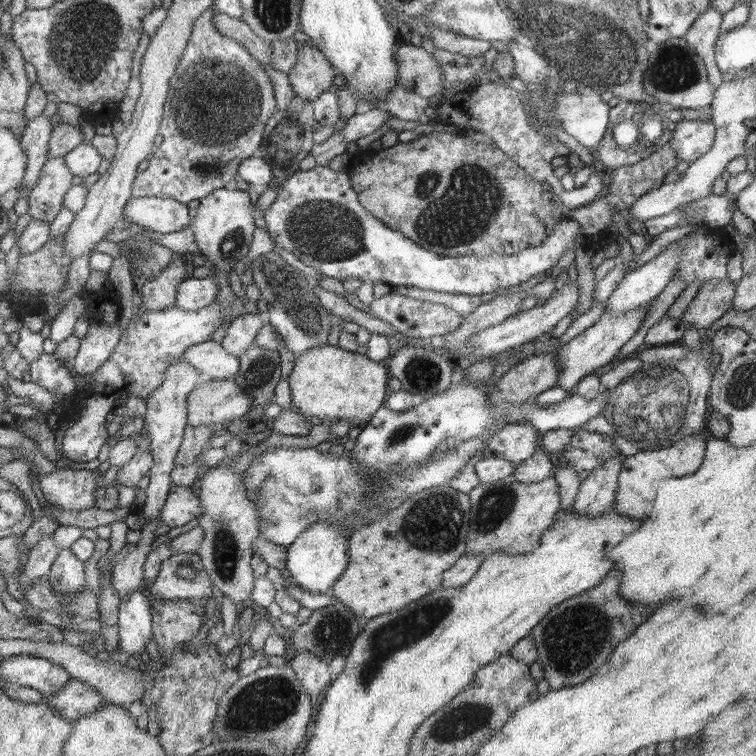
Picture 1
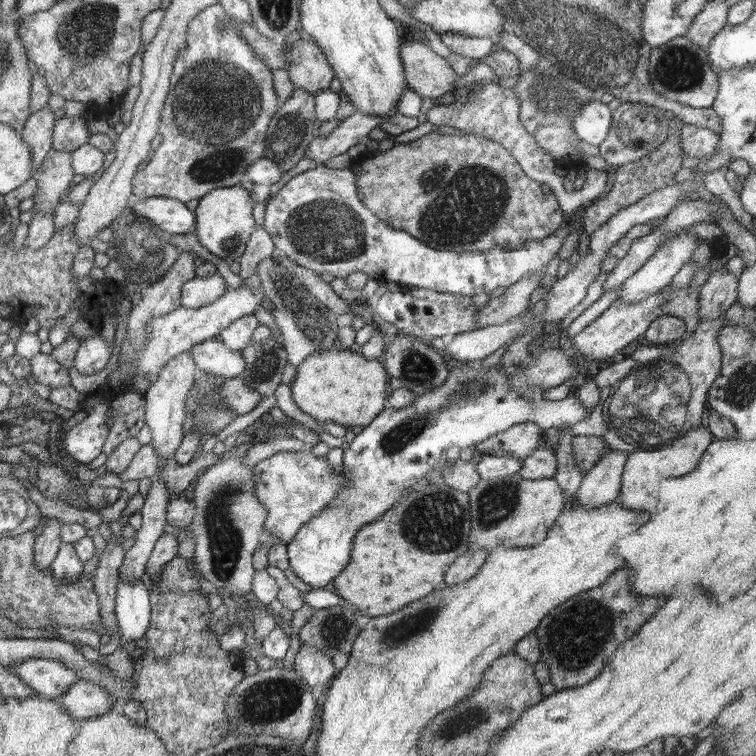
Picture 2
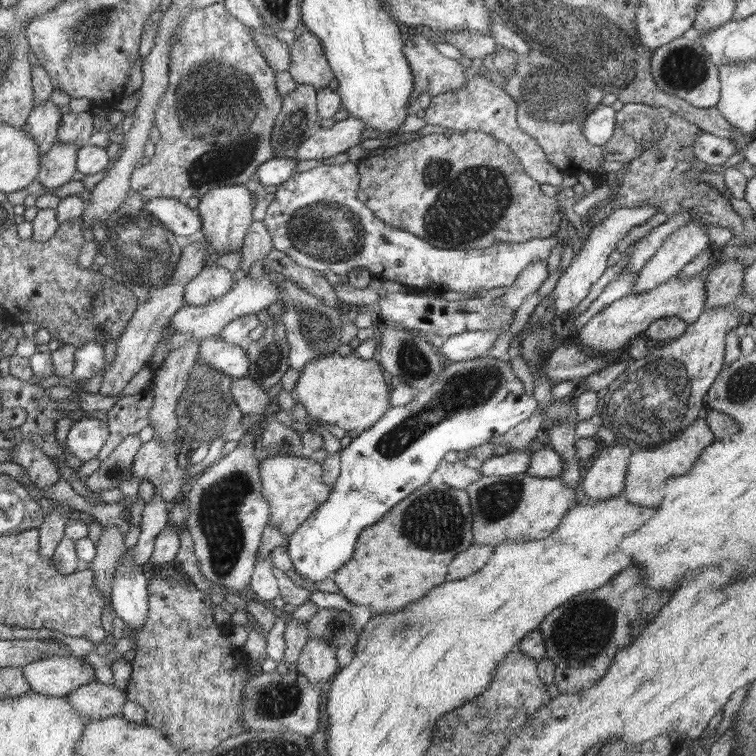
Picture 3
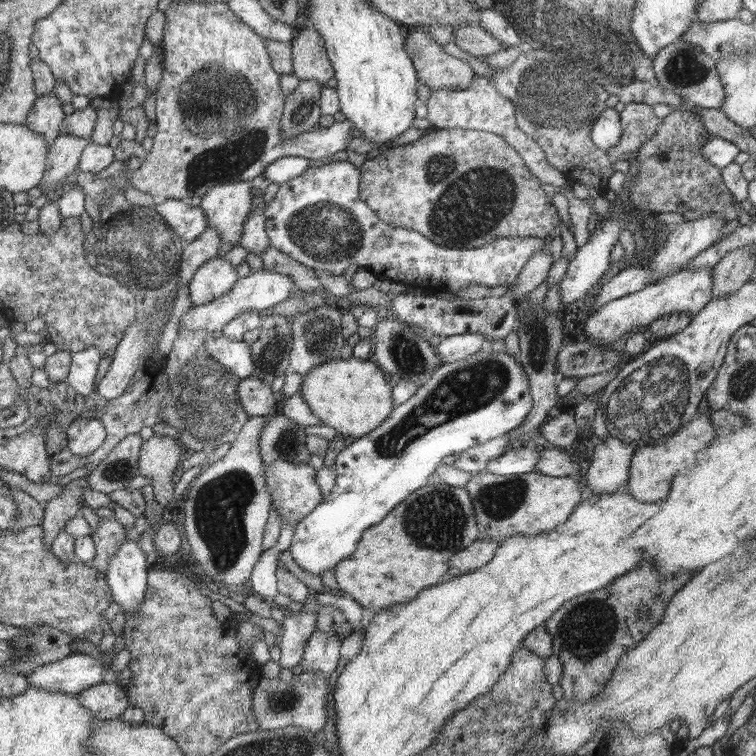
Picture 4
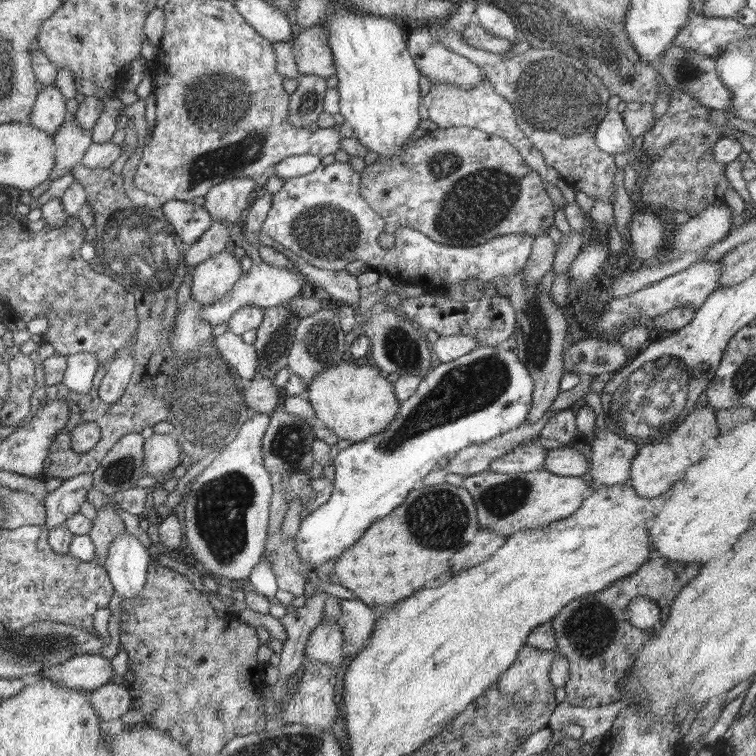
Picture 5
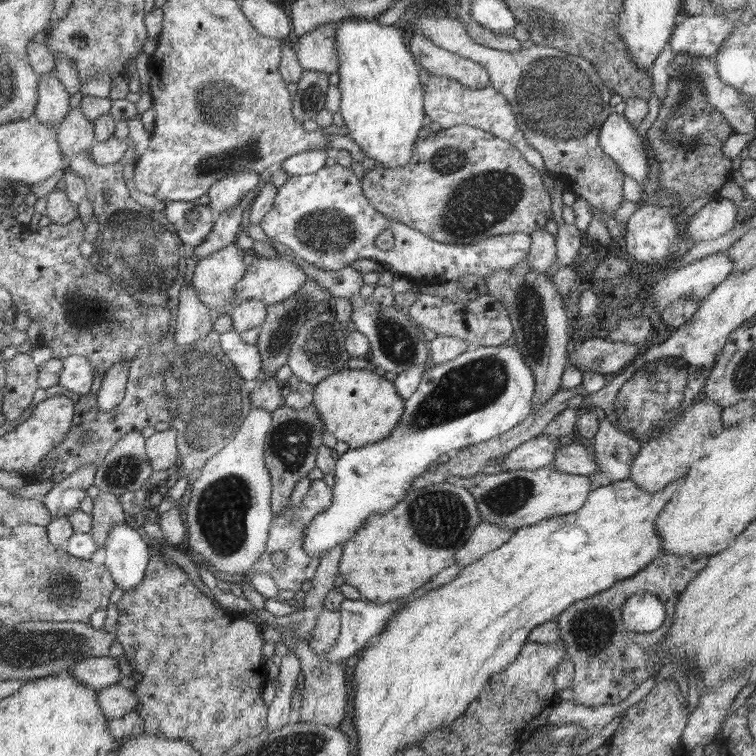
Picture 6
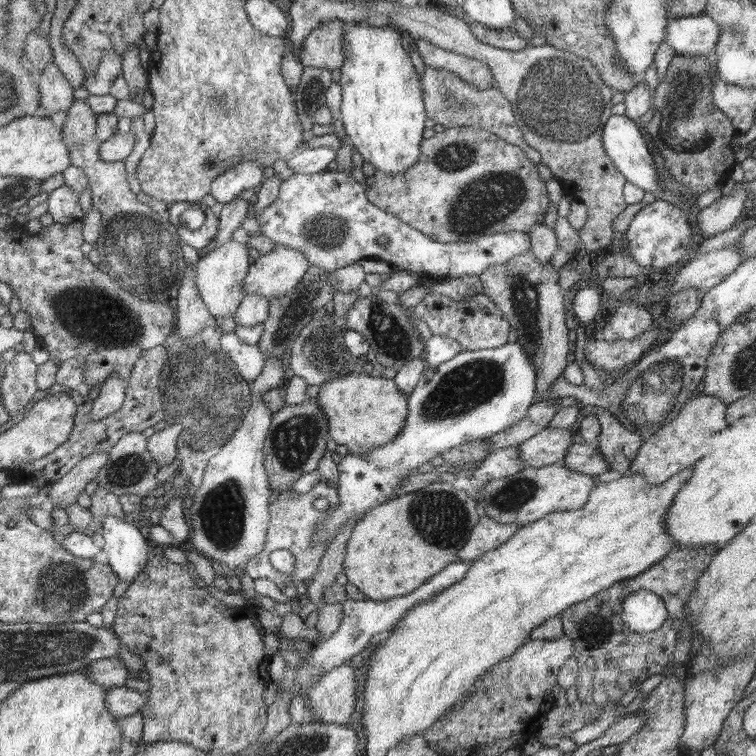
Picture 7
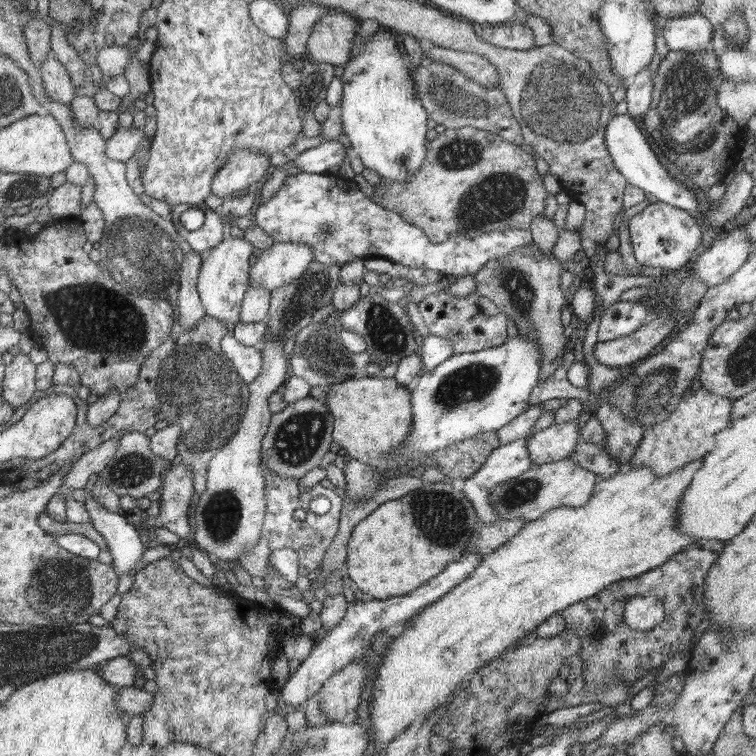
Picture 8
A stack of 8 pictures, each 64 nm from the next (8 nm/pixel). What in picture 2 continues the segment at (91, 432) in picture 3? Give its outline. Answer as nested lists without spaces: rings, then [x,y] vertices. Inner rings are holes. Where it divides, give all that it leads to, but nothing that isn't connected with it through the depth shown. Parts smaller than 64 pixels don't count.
[[[95,403],[91,409],[86,410],[86,418],[84,418],[80,424],[76,424],[71,430],[68,430],[63,442],[65,449],[68,450],[73,460],[88,464],[103,452],[107,435],[105,424],[107,414],[106,403]]]

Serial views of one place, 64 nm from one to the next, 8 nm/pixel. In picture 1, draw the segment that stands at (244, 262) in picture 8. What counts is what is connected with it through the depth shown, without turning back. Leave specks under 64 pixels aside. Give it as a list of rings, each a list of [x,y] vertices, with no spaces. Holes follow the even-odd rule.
[[[188,278],[178,286],[175,306],[182,310],[196,312],[215,302],[218,285],[212,278]]]

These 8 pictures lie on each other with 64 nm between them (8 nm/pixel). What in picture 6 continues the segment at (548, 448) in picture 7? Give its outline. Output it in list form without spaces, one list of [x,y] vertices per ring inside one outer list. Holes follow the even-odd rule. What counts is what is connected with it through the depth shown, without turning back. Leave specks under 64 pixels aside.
[[[540,434],[518,446],[504,457],[503,470],[540,470],[550,466],[555,452],[561,447],[554,444],[554,439],[557,438]]]

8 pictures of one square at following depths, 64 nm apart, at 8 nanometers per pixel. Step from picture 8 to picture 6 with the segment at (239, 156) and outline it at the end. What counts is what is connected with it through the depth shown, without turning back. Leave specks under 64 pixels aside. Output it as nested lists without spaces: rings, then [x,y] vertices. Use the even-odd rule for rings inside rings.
[[[242,171],[222,178],[209,191],[210,204],[207,206],[215,216],[221,216],[226,211],[246,204],[244,196],[251,190],[258,190],[261,185],[260,174],[256,171]]]

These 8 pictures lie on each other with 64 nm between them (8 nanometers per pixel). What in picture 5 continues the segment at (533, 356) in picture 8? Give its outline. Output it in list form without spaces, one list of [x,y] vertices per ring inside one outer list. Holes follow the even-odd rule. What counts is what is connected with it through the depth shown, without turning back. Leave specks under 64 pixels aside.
[[[479,345],[452,362],[436,363],[420,381],[417,391],[401,403],[397,417],[388,428],[340,450],[333,460],[335,476],[328,502],[308,516],[303,516],[293,538],[298,556],[314,570],[329,560],[337,560],[345,550],[357,544],[372,522],[388,516],[413,490],[422,487],[423,479],[433,472],[438,460],[452,456],[467,446],[502,437],[526,422],[533,401],[533,388],[528,367],[514,350],[506,346]]]

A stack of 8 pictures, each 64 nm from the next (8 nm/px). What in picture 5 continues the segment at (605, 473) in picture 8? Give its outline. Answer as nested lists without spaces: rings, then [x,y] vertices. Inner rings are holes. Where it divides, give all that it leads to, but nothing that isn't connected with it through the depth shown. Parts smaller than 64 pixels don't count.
[[[574,445],[547,450],[542,469],[550,471],[550,474],[570,477],[580,477],[589,470],[588,460]]]

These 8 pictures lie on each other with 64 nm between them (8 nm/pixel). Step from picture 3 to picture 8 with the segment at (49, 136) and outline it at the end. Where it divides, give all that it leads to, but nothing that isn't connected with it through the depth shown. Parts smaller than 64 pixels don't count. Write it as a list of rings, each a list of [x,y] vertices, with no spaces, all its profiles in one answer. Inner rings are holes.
[[[50,54],[39,67],[39,71],[49,98],[62,104],[70,104],[76,96],[77,87],[71,81],[66,67]]]

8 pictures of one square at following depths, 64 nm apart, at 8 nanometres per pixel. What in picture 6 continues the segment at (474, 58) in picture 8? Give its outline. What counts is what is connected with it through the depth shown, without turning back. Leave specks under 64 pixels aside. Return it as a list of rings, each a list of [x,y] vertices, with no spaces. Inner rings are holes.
[[[412,33],[410,50],[430,76],[446,76],[472,90],[490,86],[489,73],[481,63],[439,47],[422,33]]]

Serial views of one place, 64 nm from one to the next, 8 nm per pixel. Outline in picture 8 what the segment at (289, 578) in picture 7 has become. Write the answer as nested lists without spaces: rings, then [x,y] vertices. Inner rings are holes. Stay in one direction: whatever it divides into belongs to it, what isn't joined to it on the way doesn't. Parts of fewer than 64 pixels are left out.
[[[264,458],[262,459],[262,468],[267,482],[266,498],[268,498],[263,538],[261,538],[257,546],[245,548],[245,552],[238,558],[238,563],[246,572],[249,572],[251,577],[262,577],[269,572],[269,554],[274,550],[291,548],[301,555],[298,561],[299,576],[307,576],[312,570],[316,570],[321,565],[325,551],[337,533],[343,498],[335,490],[327,489],[320,483],[303,495],[297,485],[300,478],[281,477],[277,472],[268,470]],[[318,497],[326,497],[330,500],[331,510],[328,514],[319,515],[310,509],[310,501]],[[298,508],[305,510],[306,518],[304,520],[294,519],[294,511],[298,510]]]

